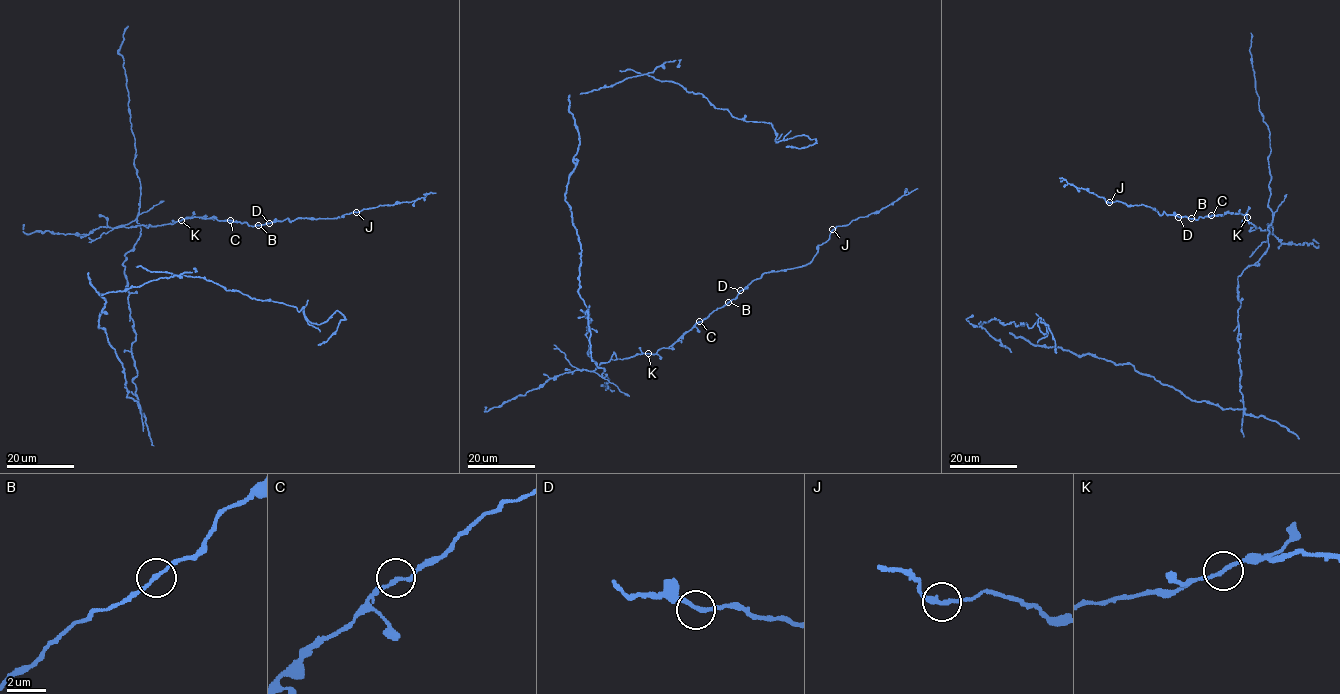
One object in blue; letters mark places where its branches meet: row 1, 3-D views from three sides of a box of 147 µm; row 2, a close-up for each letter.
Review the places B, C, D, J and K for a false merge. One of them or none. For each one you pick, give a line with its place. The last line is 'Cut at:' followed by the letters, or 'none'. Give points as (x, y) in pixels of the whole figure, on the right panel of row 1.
K: (1247, 217)
Cut at: K

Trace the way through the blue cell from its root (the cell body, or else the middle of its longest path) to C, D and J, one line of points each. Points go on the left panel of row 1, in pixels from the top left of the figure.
C: (137, 397), (123, 265), (140, 226), (136, 219), (123, 225), (230, 220)
D: (137, 397), (123, 265), (140, 226), (136, 219), (123, 225), (195, 217), (269, 223)
J: (137, 397), (123, 265), (140, 226), (136, 219), (123, 225), (214, 217), (255, 226), (356, 212)

